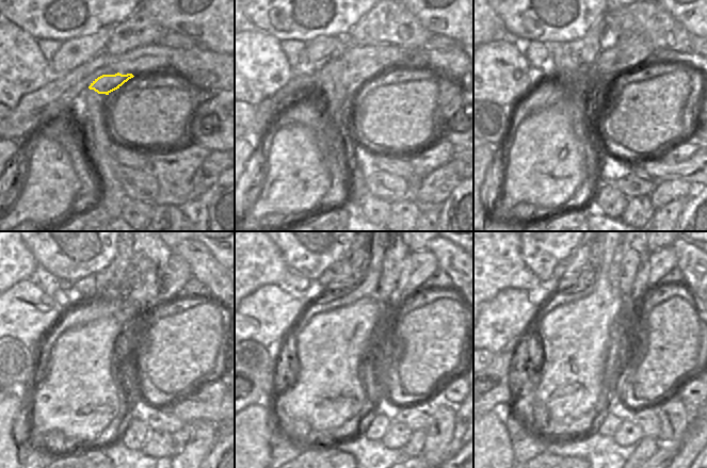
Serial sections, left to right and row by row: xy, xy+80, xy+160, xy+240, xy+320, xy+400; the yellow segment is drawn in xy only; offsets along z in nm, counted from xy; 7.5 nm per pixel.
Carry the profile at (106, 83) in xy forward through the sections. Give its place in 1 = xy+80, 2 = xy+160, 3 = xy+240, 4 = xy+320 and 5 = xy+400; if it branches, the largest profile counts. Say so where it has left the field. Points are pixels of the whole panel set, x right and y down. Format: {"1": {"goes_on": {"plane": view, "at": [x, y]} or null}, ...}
{"1": {"goes_on": {"plane": "xy+80", "at": [356, 75]}}, "2": {"goes_on": {"plane": "xy+160", "at": [630, 50]}}, "3": {"goes_on": {"plane": "xy+240", "at": [159, 275]}}, "4": {"goes_on": {"plane": "xy+320", "at": [404, 272]}}, "5": {"goes_on": {"plane": "xy+400", "at": [635, 269]}}}

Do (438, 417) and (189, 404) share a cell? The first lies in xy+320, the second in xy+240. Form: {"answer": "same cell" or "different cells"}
{"answer": "different cells"}

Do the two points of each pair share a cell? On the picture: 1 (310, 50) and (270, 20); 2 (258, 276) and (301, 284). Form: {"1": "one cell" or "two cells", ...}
{"1": "two cells", "2": "one cell"}

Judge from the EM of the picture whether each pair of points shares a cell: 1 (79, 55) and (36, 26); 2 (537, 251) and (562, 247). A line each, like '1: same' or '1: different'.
1: different
2: same

